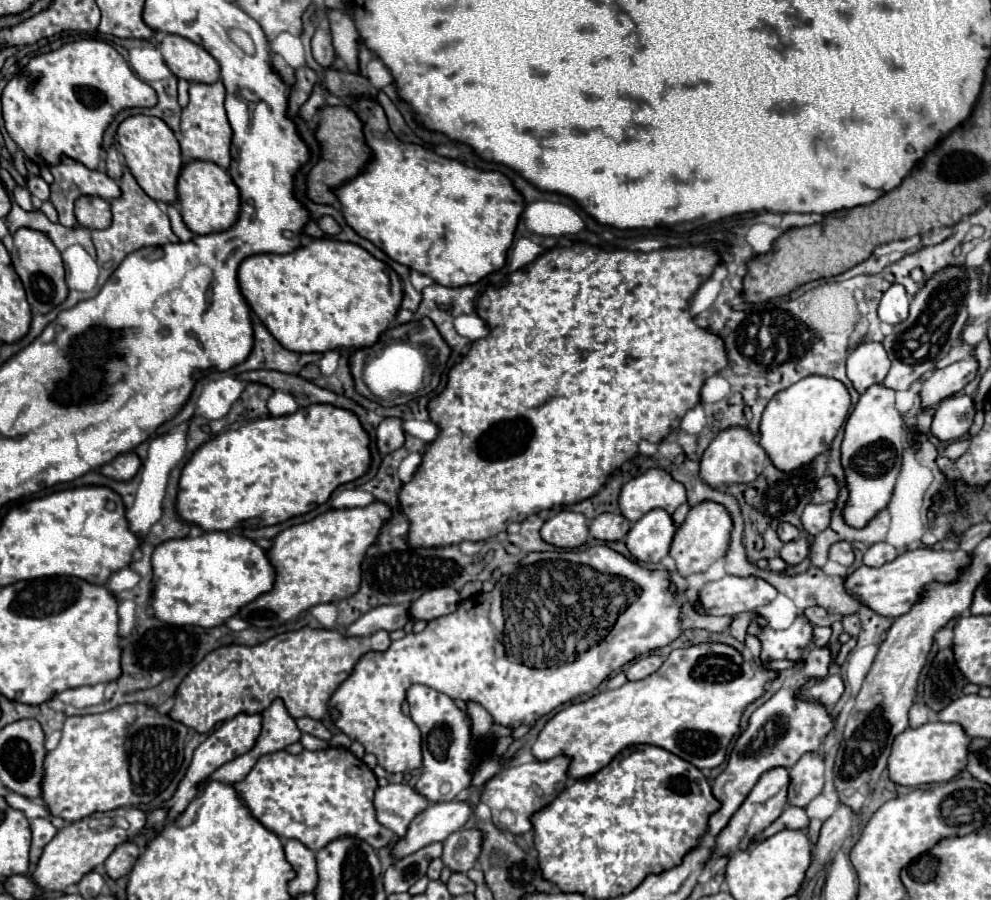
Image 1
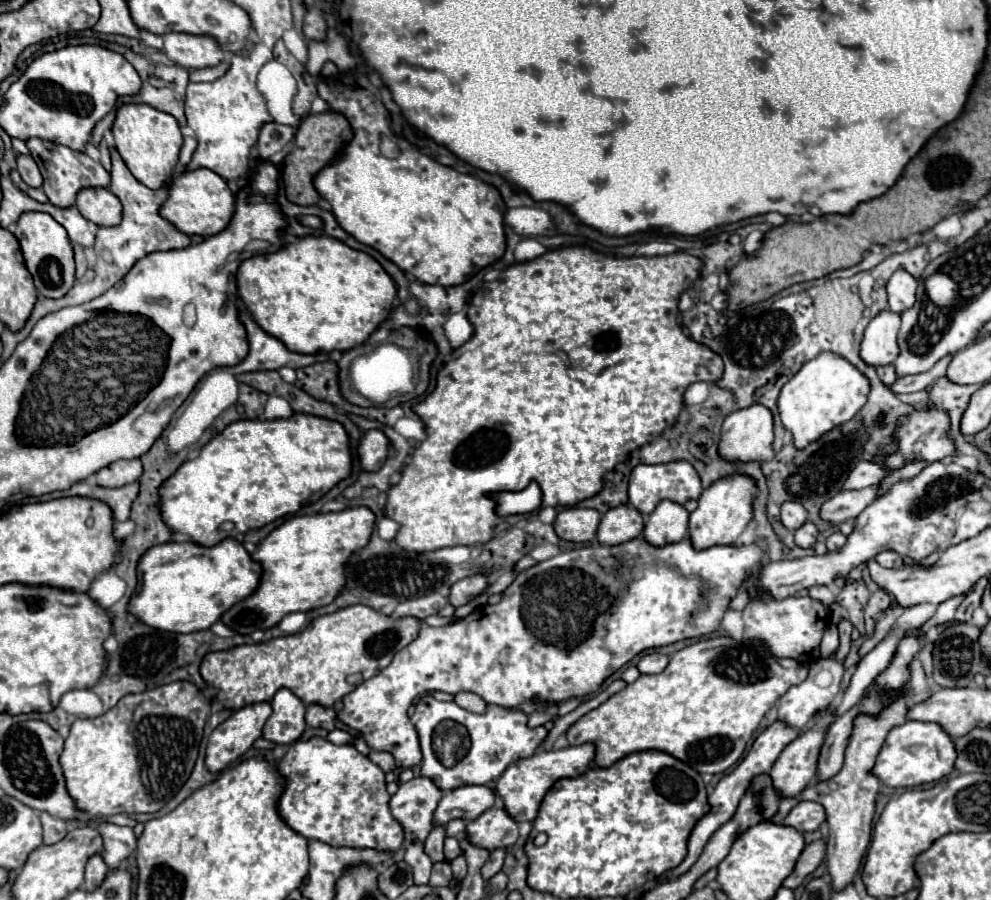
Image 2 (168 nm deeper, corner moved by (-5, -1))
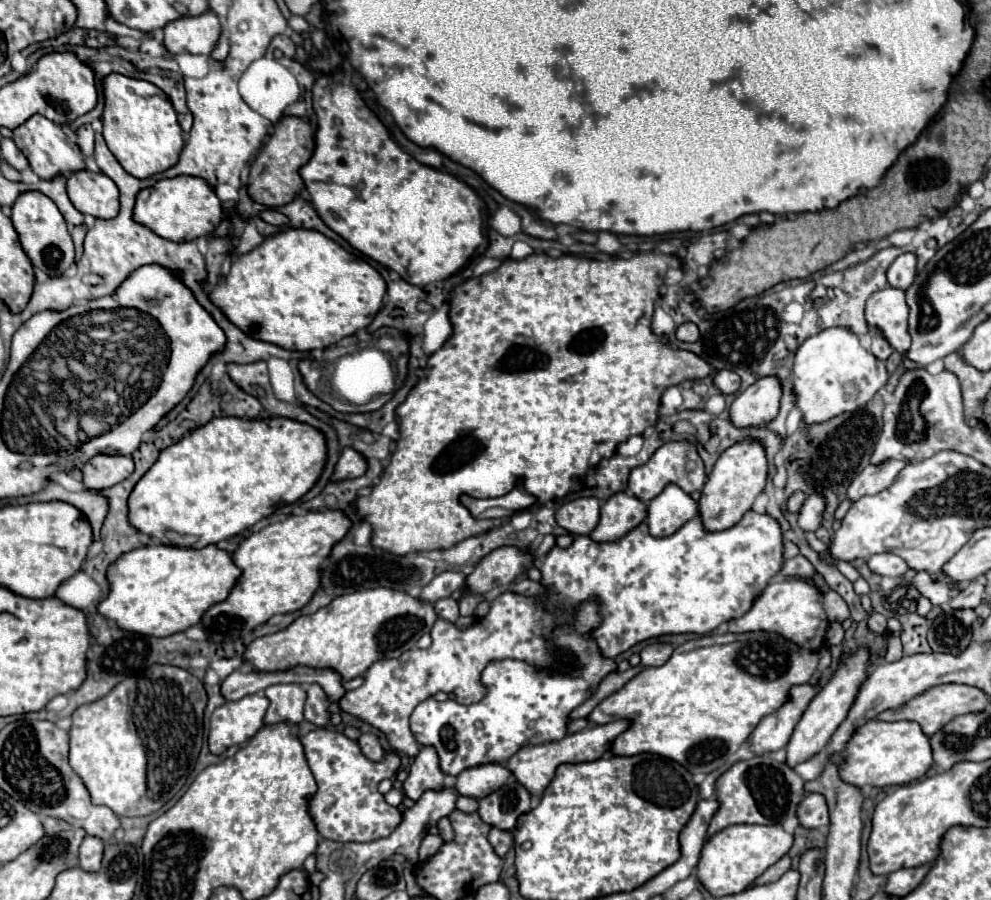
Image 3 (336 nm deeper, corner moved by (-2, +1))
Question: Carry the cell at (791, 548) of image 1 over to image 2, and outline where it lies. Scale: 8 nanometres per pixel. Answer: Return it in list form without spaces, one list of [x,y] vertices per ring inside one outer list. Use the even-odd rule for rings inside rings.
[[[804,523],[798,531],[796,531],[796,545],[802,549],[810,549],[814,547],[816,539],[818,539],[818,529],[812,523]]]

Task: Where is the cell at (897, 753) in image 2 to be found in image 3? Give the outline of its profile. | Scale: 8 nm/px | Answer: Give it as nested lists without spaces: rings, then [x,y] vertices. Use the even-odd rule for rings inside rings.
[[[867,721],[863,723],[847,741],[843,753],[835,753],[829,757],[837,759],[839,775],[845,783],[863,787],[887,787],[887,785],[905,785],[909,781],[921,779],[927,769],[933,765],[933,753],[927,735],[921,731],[921,727],[913,721],[897,721],[897,723],[885,723],[885,721]]]

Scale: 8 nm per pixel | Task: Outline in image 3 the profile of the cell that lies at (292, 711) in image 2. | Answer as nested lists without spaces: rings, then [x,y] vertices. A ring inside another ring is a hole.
[[[299,683],[287,685],[271,685],[265,689],[271,705],[265,715],[265,723],[281,723],[303,721],[303,705],[305,705],[305,689]]]

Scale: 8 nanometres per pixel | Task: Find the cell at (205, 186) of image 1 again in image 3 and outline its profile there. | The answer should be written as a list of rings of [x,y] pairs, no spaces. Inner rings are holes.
[[[179,175],[173,179],[161,179],[153,187],[139,191],[133,207],[133,219],[163,239],[177,243],[193,241],[197,237],[213,233],[221,223],[221,203],[215,191],[203,179]]]

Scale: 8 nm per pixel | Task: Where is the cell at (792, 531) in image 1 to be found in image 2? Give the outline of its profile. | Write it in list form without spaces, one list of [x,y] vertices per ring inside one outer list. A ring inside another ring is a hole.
[[[792,501],[784,503],[780,519],[782,519],[782,525],[794,533],[796,529],[800,529],[800,525],[804,525],[806,509],[800,503],[792,503]]]

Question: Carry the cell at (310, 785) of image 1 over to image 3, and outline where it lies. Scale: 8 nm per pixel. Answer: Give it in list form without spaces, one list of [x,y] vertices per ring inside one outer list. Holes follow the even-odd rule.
[[[321,727],[307,733],[303,739],[307,763],[317,781],[317,793],[309,801],[311,817],[317,825],[317,831],[325,839],[333,841],[375,841],[389,837],[393,829],[401,823],[401,813],[397,807],[389,805],[383,795],[377,791],[377,785],[383,779],[393,779],[401,767],[401,757],[397,753],[385,753],[381,761],[367,759],[359,743],[345,737],[335,727]]]

